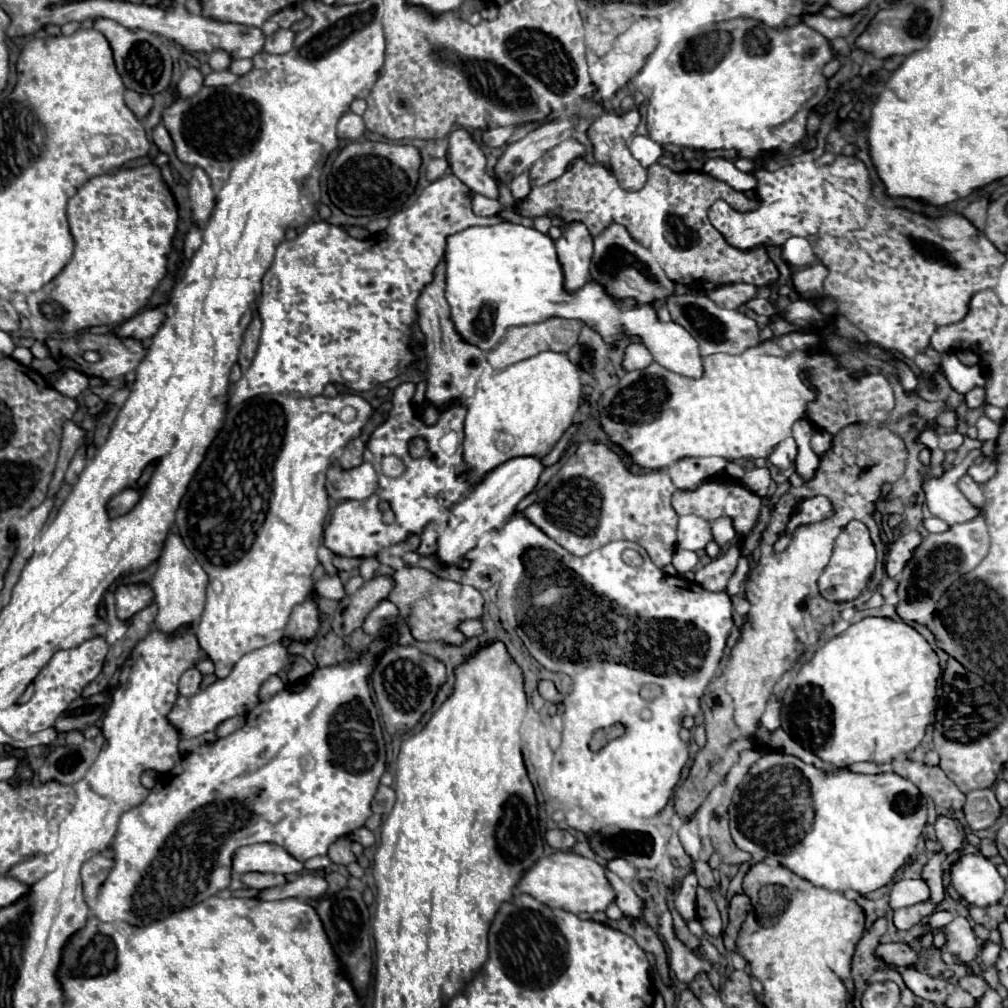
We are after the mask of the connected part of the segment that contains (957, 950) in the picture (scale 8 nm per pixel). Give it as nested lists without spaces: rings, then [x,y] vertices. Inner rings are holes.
[[[963,916],[953,918],[953,922],[943,928],[943,932],[947,936],[949,954],[957,954],[963,962],[975,960],[975,956],[979,952],[979,944],[977,944],[977,936],[967,918],[963,918]]]

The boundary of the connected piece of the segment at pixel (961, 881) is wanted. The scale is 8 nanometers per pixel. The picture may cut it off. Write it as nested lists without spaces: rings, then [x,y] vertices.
[[[963,854],[951,866],[951,886],[975,906],[997,904],[1005,894],[1005,880],[983,854]]]

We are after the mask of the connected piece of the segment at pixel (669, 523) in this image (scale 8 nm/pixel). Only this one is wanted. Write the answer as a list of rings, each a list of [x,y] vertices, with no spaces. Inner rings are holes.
[[[585,440],[577,448],[577,452],[567,460],[567,464],[549,480],[549,490],[541,490],[541,498],[537,498],[535,504],[525,508],[525,516],[539,526],[547,536],[551,536],[557,544],[561,544],[565,550],[569,550],[575,556],[587,556],[589,552],[613,542],[613,540],[631,540],[641,544],[655,566],[663,568],[671,564],[671,556],[675,552],[677,542],[677,520],[671,506],[671,496],[677,490],[671,482],[671,478],[661,470],[647,470],[647,472],[631,472],[627,462],[623,460],[621,452],[617,452],[611,444]]]

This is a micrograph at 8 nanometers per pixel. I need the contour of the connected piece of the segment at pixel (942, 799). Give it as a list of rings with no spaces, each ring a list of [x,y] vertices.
[[[893,760],[887,764],[871,764],[871,762],[861,762],[859,766],[851,764],[849,770],[851,772],[859,770],[859,774],[885,774],[885,772],[899,774],[917,784],[923,796],[931,796],[937,806],[943,806],[947,810],[963,810],[965,804],[965,794],[945,776],[945,772],[939,766],[931,768],[911,760]]]

